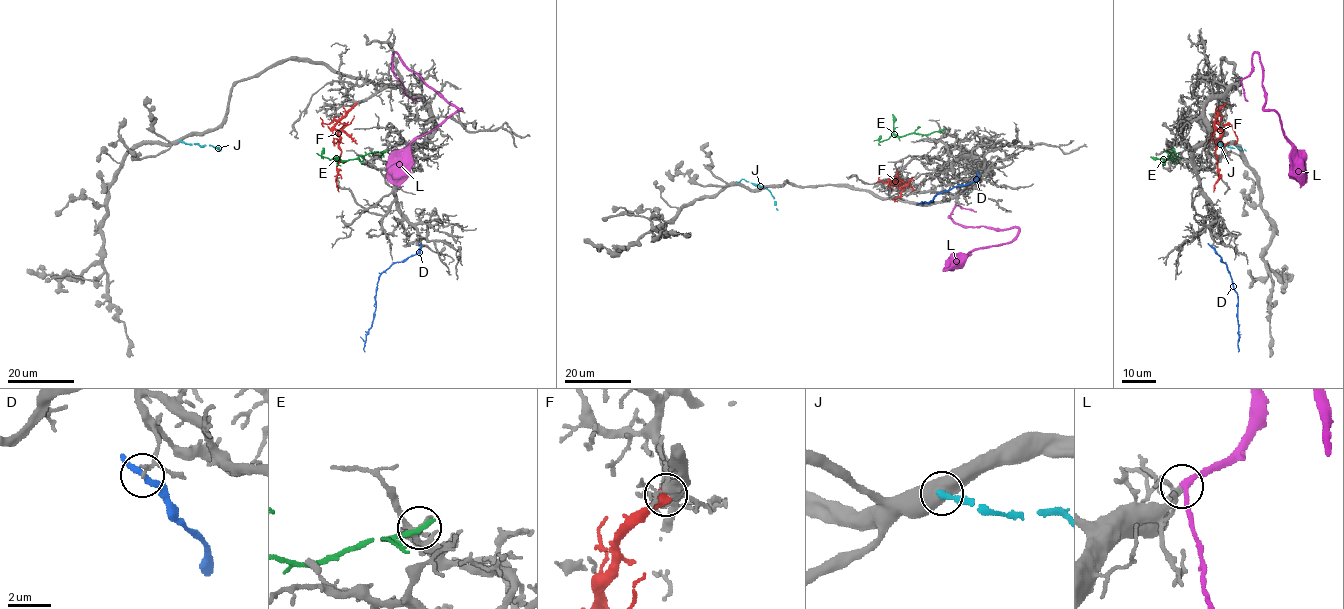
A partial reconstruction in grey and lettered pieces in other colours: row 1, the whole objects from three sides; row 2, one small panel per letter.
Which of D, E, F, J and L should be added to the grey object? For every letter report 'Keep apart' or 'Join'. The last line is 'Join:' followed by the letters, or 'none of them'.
D: Keep apart
E: Keep apart
F: Join
J: Keep apart
L: Join
Join: F, L

